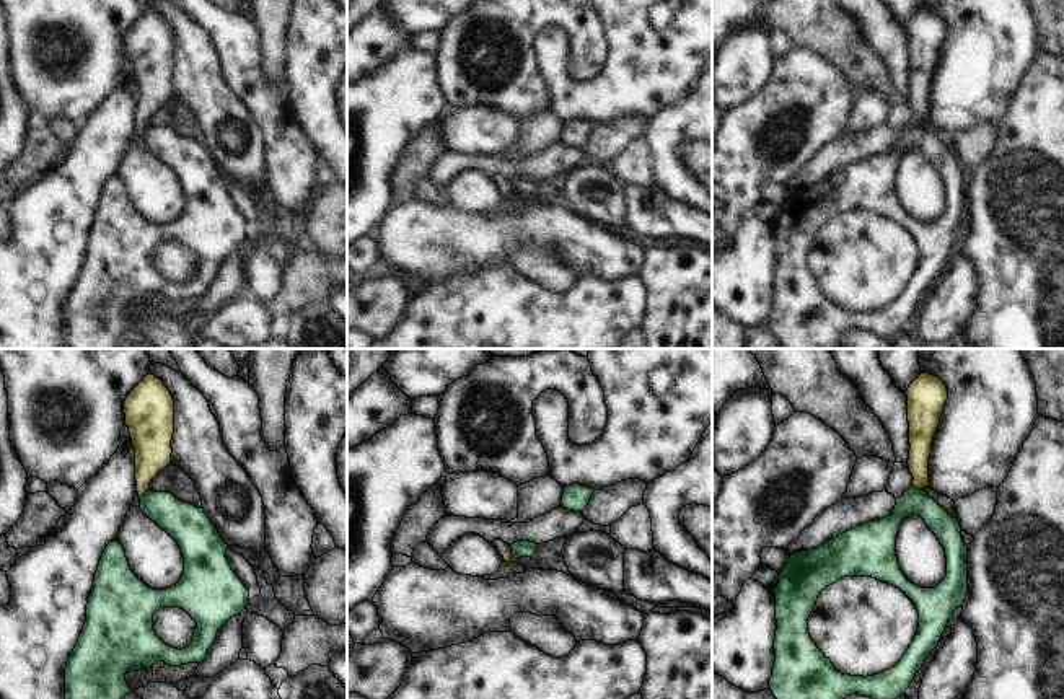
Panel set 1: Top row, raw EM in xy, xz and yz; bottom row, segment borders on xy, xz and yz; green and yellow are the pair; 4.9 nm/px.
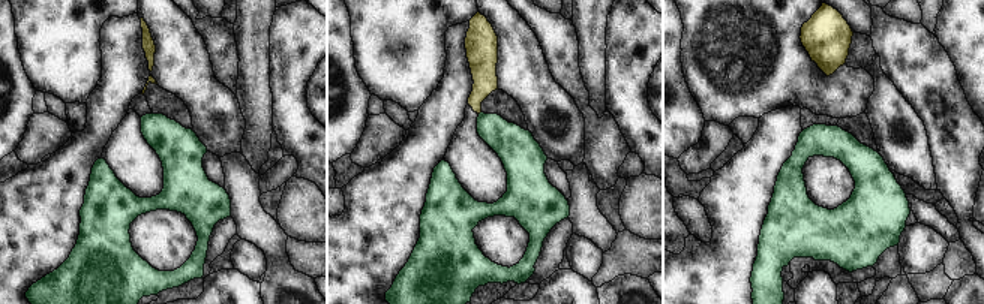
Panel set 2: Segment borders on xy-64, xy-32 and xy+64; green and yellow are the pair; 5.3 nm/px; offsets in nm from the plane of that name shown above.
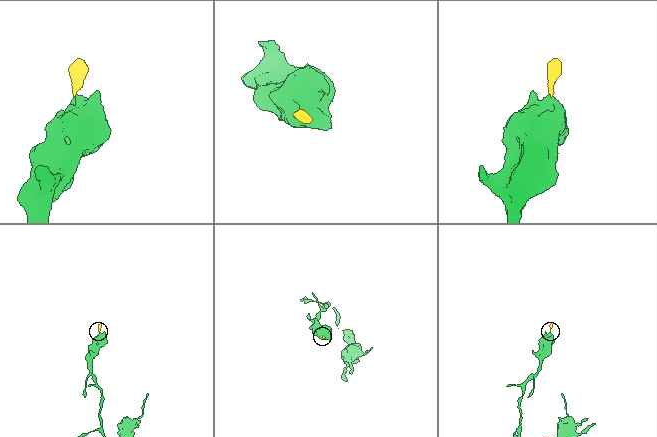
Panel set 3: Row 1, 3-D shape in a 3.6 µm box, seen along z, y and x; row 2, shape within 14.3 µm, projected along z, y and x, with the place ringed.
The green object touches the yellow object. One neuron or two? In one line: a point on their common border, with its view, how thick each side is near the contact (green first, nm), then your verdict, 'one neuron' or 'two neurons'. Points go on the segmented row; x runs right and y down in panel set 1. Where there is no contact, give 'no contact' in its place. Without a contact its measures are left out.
contact xy (145, 492); calibres 190 and 180 nm; two neurons

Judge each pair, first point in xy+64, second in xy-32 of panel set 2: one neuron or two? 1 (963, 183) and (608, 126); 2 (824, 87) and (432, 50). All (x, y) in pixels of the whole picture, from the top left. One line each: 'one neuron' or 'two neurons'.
1: one neuron
2: one neuron

